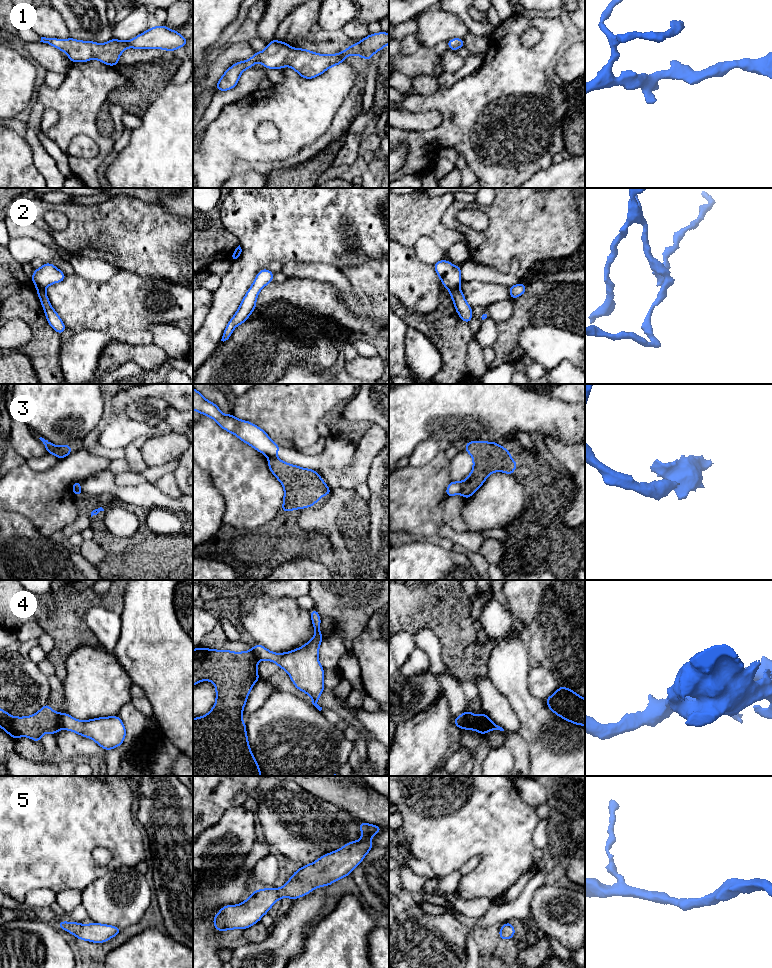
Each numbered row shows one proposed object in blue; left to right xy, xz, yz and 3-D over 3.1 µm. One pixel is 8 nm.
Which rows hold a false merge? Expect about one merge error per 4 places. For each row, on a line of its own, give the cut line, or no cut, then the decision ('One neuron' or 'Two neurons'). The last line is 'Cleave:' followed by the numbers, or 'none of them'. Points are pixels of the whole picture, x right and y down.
1: No split. One neuron
2: Split along yz (458, 286), (449, 290). Two neurons
3: Split along yz (460, 482), (461, 492). Two neurons
4: Split along yz (463, 714), (463, 726), (461, 728). Two neurons
5: No split. One neuron
Cleave: 2, 3, 4

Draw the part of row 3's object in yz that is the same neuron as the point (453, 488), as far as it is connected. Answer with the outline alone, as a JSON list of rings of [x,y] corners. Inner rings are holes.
[[[451,481],[446,488],[446,497],[451,497],[456,494],[460,494],[462,491],[461,482]]]

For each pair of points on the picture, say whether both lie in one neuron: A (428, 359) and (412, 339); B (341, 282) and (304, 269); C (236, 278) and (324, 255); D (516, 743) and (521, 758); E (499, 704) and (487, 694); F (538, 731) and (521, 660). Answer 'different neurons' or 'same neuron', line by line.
A: same neuron
B: same neuron
C: same neuron
D: same neuron
E: same neuron
F: same neuron

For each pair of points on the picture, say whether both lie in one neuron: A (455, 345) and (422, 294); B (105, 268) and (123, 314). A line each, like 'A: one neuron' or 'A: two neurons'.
A: two neurons
B: two neurons

